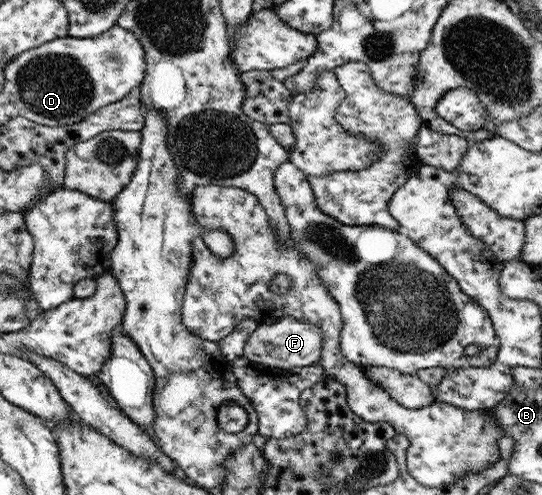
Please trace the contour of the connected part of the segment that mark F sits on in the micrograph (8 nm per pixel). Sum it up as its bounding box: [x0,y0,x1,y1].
[243,317,323,370]

